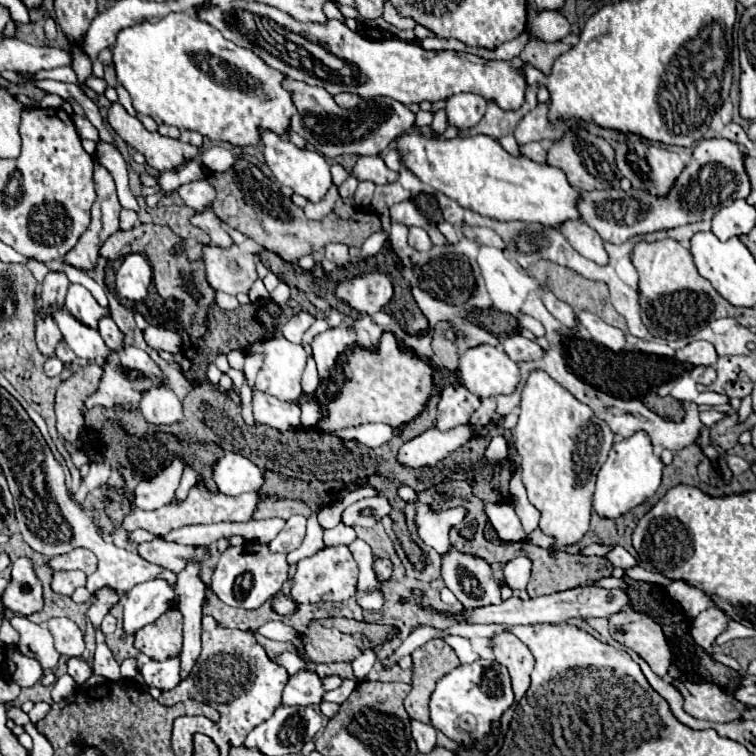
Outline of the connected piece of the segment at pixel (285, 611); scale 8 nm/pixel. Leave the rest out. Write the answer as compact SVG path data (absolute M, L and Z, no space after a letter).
M277 593L277 595L271 597L271 609L275 613L279 613L279 615L291 615L291 613L295 613L299 609L299 605L289 595Z

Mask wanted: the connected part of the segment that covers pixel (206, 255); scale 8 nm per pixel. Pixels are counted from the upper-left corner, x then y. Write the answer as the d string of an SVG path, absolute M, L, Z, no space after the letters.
M205 243L201 261L205 265L207 281L215 291L225 291L229 295L247 293L251 283L257 279L255 255L241 253L237 243L231 247Z

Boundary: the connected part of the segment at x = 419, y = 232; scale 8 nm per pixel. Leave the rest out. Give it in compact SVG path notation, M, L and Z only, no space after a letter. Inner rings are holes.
M409 227L409 245L417 251L429 251L433 247L431 237L423 227Z

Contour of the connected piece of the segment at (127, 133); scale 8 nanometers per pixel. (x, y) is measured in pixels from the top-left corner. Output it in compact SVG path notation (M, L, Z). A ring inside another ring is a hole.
M111 103L107 111L107 123L127 145L143 153L147 163L161 173L177 167L183 159L193 159L199 153L197 147L185 145L179 139L169 139L147 131L141 121L129 115L119 103Z

